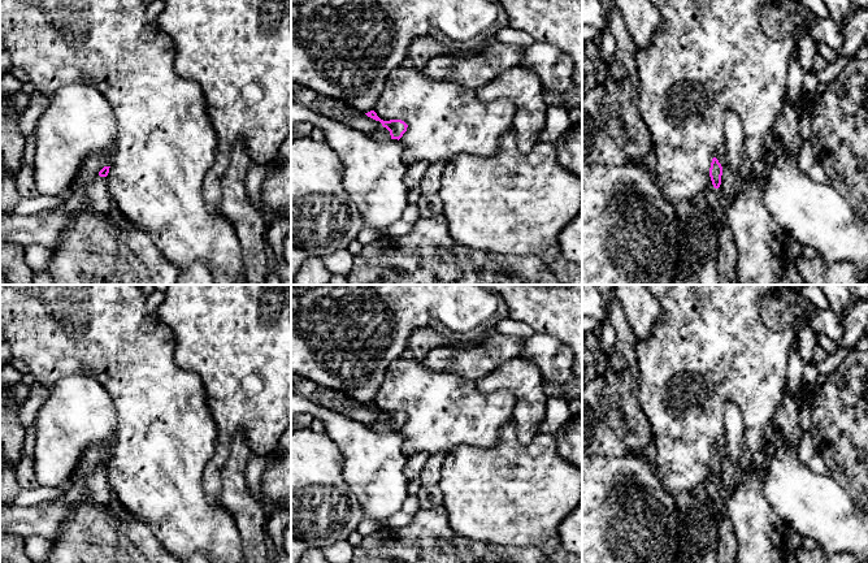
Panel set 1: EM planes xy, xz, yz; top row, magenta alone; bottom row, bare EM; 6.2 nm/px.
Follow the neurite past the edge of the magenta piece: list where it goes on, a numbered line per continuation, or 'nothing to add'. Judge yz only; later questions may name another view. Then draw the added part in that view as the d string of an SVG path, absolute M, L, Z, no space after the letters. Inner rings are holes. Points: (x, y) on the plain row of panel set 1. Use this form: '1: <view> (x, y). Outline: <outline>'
1: yz (724, 493). Outline: M721 478L719 480L715 480L716 485L717 485L717 490L719 490L719 494L720 497L724 499L724 501L728 501L730 498L730 491L726 489L726 486L722 484Z

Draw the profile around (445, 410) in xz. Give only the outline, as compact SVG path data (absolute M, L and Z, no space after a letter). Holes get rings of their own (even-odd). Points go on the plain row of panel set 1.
M399 358L390 364L374 403L383 412L402 411L408 416L399 432L404 437L403 454L412 456L421 451L429 455L451 451L460 445L492 449L499 441L500 428L513 420L516 397L507 389L482 393L476 382L461 376L433 371L415 359Z

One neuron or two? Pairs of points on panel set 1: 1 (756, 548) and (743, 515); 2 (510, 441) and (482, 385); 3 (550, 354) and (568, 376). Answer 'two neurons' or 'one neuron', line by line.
1: one neuron
2: two neurons
3: one neuron

